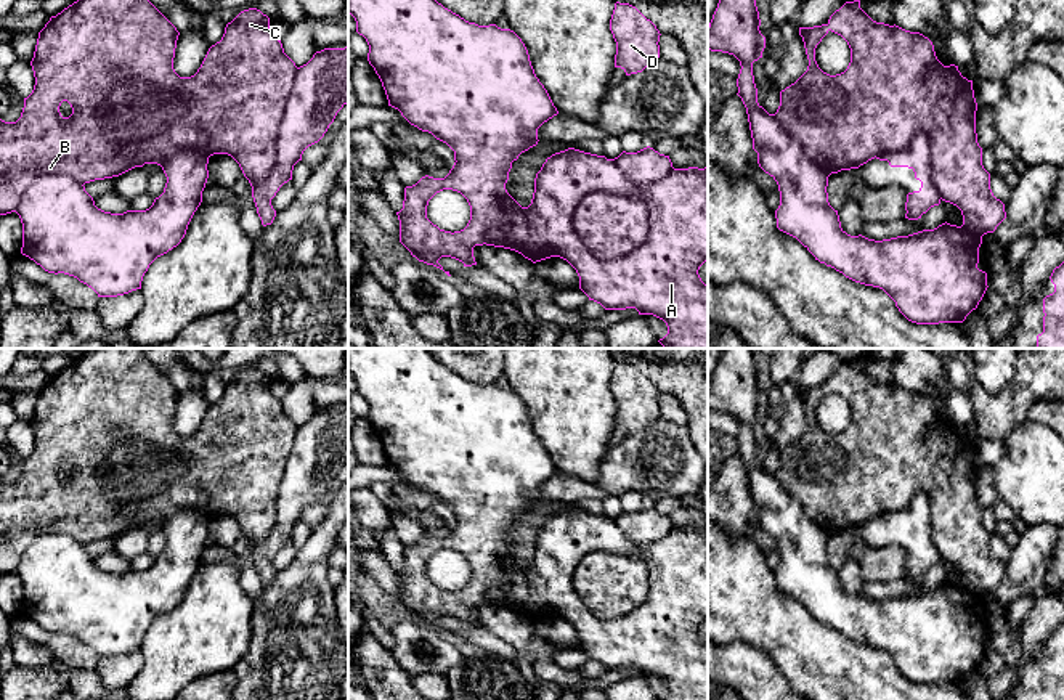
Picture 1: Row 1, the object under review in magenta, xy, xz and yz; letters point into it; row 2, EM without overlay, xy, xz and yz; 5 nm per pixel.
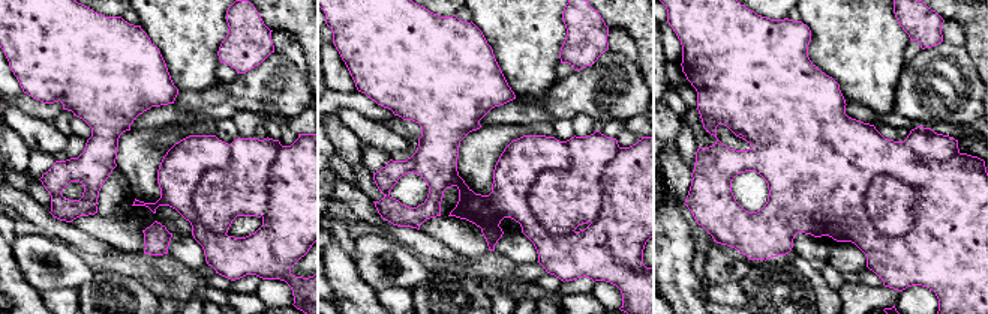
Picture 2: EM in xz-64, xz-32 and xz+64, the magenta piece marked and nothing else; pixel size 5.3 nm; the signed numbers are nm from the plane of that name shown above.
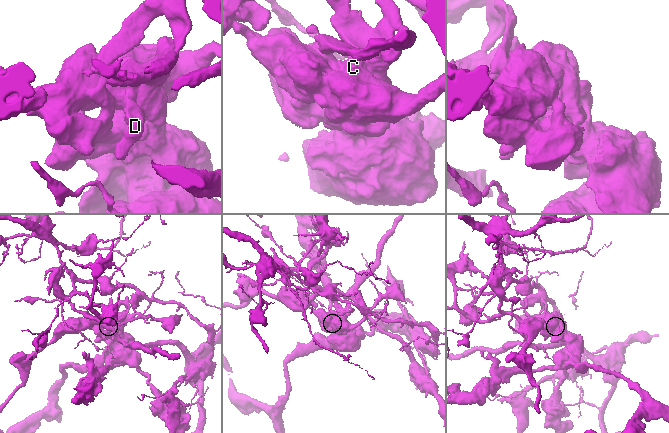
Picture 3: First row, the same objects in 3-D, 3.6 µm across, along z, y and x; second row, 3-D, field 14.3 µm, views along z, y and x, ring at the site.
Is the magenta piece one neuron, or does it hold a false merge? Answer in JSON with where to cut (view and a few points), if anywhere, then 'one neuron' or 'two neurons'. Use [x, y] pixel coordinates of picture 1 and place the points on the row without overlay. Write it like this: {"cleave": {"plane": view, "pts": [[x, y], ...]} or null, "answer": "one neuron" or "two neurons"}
{"cleave": {"plane": "xz", "pts": [[647, 562], [631, 554], [589, 551], [575, 570], [573, 590]]}, "answer": "two neurons"}

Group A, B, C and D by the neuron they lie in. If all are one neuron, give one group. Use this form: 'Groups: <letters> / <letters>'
Groups: A / B C D

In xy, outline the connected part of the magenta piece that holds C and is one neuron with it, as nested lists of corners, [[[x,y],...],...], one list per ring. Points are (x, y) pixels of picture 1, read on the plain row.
[[[91,348],[82,358],[50,377],[39,392],[34,417],[30,421],[35,445],[32,453],[24,458],[21,477],[16,482],[5,482],[0,478],[0,575],[16,572],[24,552],[45,535],[67,535],[85,544],[95,539],[119,536],[144,523],[157,523],[167,536],[162,554],[169,557],[169,610],[172,610],[185,597],[188,584],[202,562],[202,551],[209,538],[207,523],[210,515],[231,515],[239,523],[250,544],[260,544],[270,536],[270,531],[276,525],[276,499],[281,478],[297,432],[297,425],[284,413],[281,400],[270,392],[270,377],[257,368],[241,371],[226,384],[221,400],[209,408],[201,427],[191,437],[180,437],[173,429],[178,395],[180,392],[177,387],[148,360],[144,348]]]

